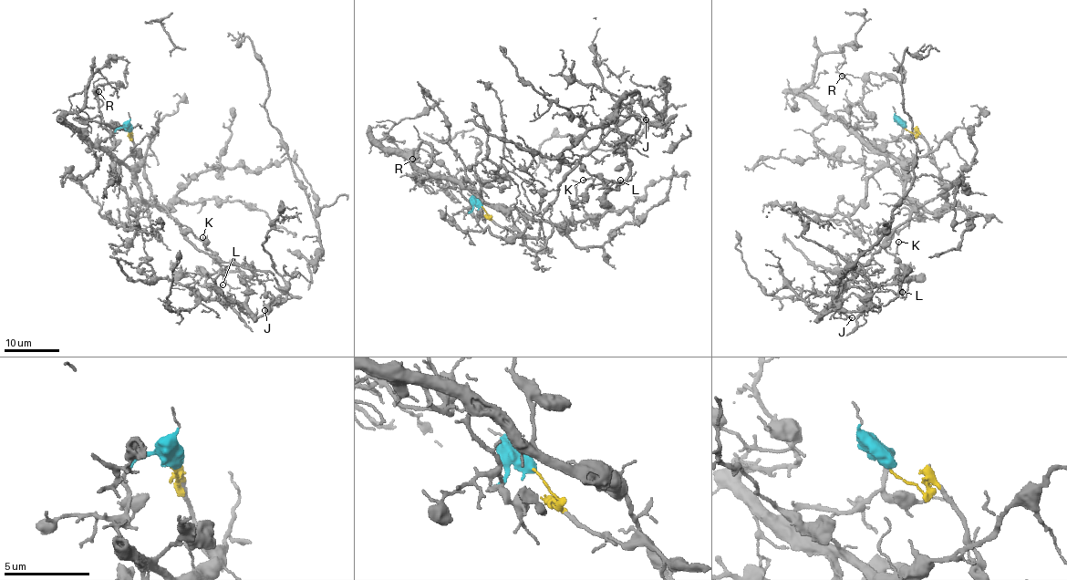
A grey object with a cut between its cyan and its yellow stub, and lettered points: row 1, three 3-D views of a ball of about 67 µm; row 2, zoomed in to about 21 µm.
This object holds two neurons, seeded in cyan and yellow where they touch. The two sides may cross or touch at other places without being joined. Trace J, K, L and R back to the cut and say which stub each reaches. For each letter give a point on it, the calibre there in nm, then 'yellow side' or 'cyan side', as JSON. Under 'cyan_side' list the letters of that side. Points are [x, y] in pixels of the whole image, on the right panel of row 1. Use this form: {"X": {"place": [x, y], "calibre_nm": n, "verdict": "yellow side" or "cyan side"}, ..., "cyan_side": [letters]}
{"J": {"place": [852, 317], "calibre_nm": 180, "verdict": "cyan side"}, "K": {"place": [898, 242], "calibre_nm": 110, "verdict": "cyan side"}, "L": {"place": [902, 292], "calibre_nm": 80, "verdict": "cyan side"}, "R": {"place": [842, 76], "calibre_nm": 80, "verdict": "cyan side"}, "cyan_side": ["J", "K", "L", "R"]}

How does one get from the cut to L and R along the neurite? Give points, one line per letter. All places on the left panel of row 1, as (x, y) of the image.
L: (129, 131), (110, 151), (144, 243), (139, 269), (244, 300), (241, 273), (205, 280), (222, 284)
R: (129, 131), (119, 128), (113, 150), (107, 153), (99, 143), (109, 134), (100, 120), (95, 89), (99, 92)

